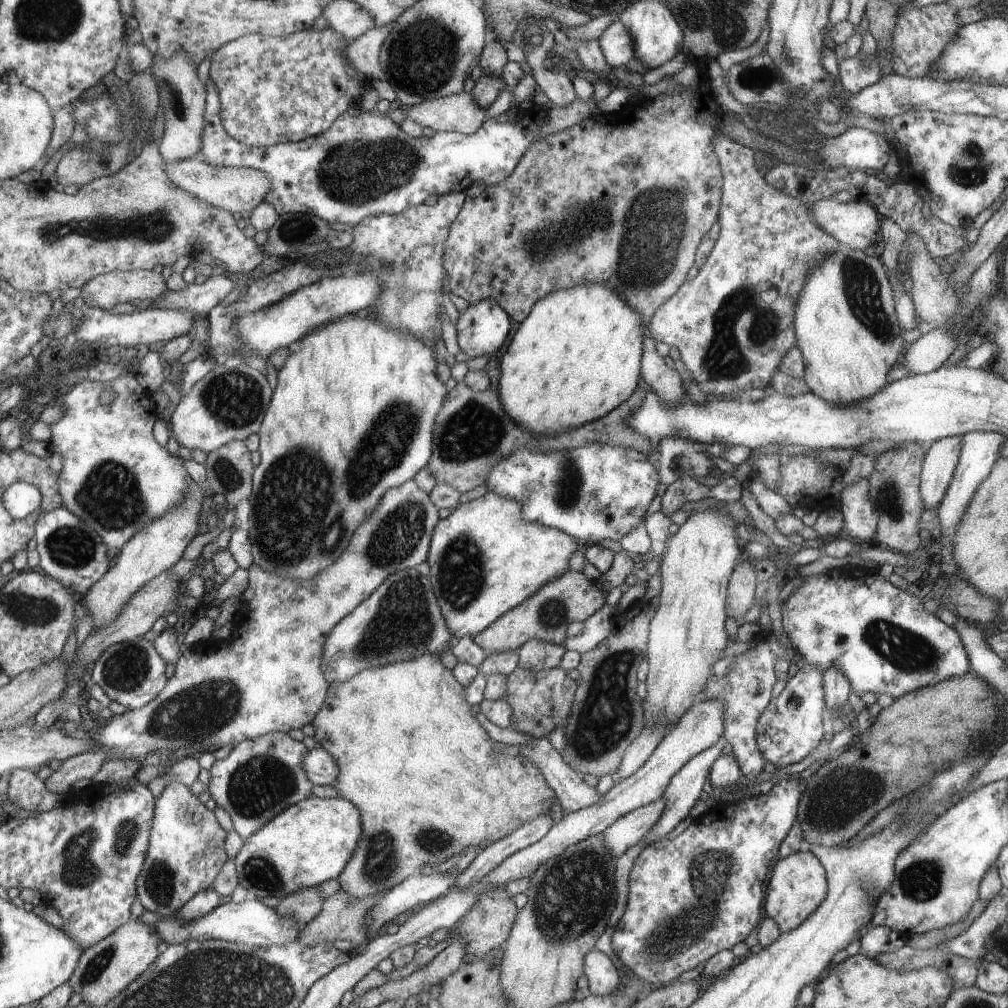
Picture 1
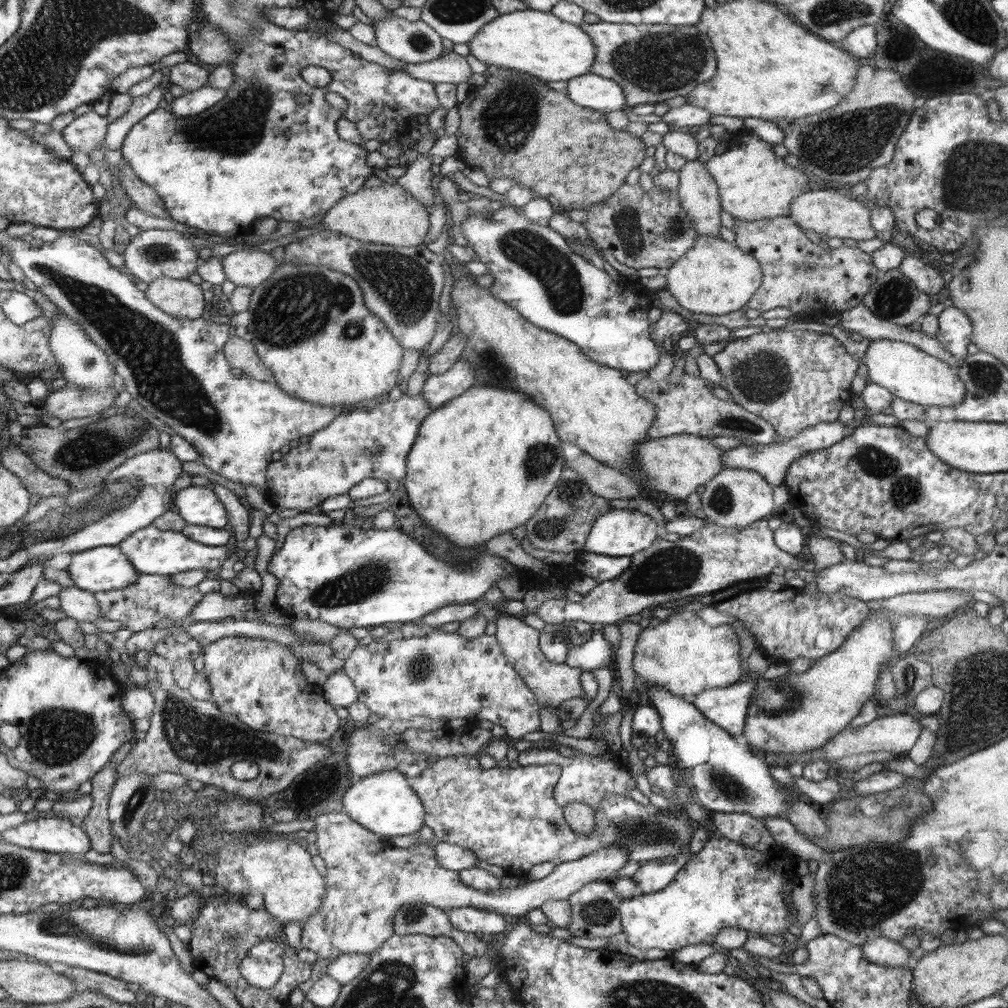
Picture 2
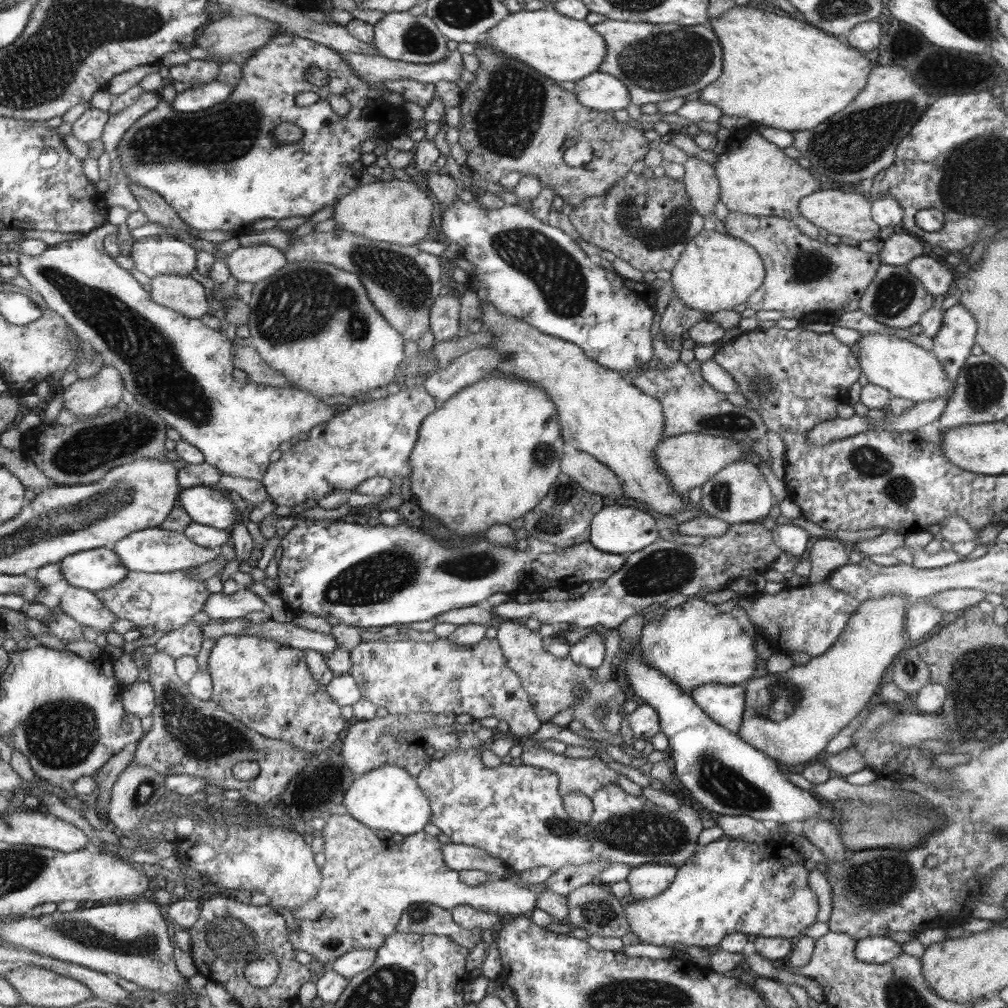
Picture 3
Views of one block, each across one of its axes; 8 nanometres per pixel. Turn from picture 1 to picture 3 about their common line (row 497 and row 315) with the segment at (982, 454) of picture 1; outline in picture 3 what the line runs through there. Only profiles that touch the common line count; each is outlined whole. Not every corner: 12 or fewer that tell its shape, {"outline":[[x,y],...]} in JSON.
{"outline":[[962,303],[945,310],[932,353],[954,382],[978,323]]}

